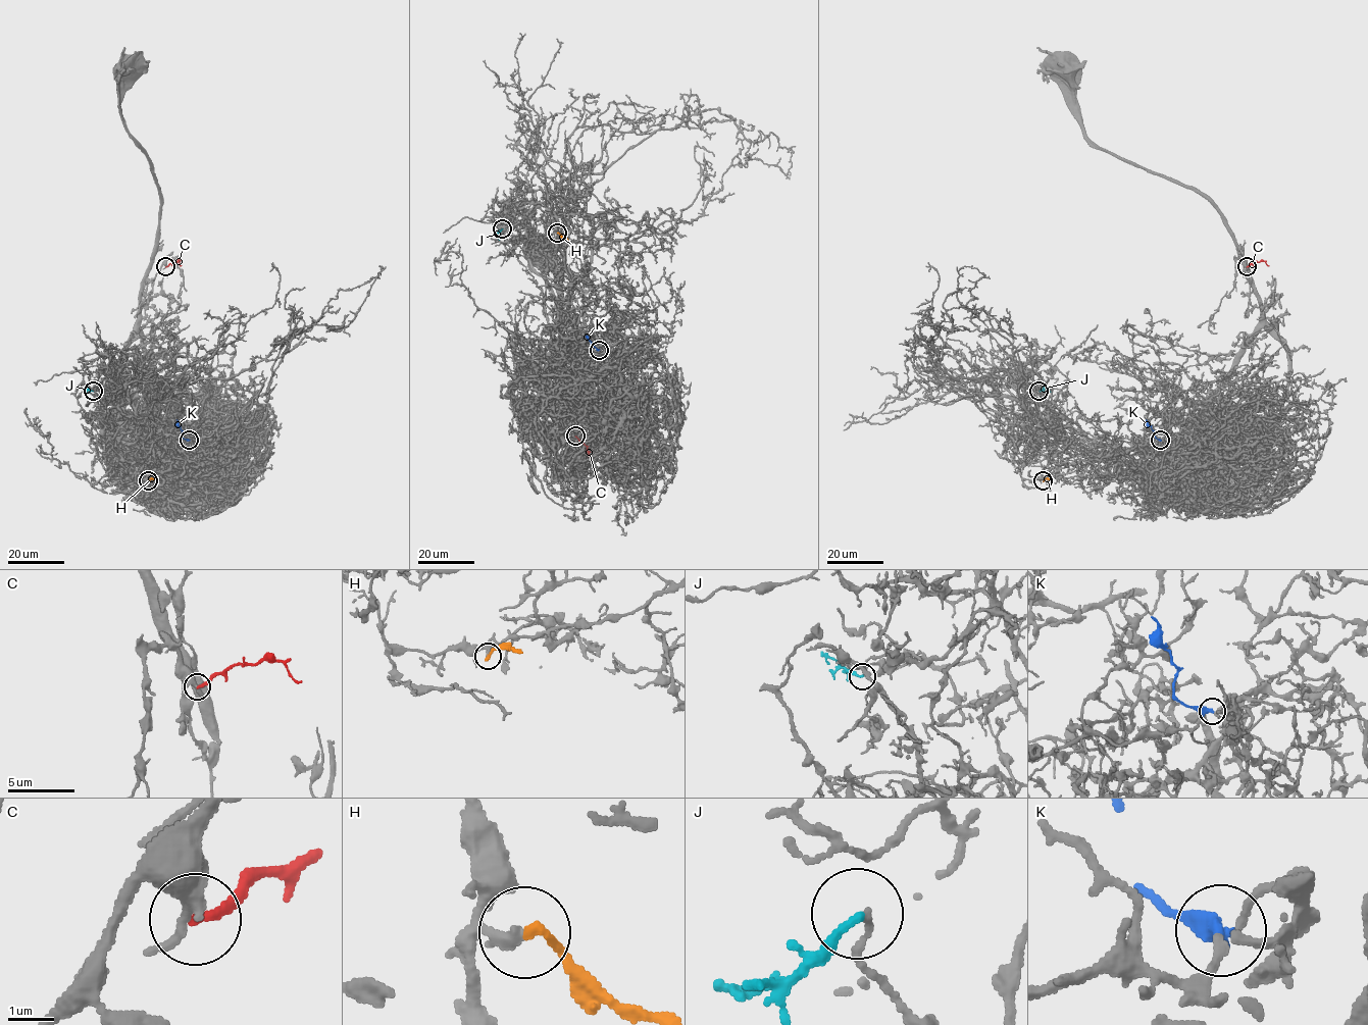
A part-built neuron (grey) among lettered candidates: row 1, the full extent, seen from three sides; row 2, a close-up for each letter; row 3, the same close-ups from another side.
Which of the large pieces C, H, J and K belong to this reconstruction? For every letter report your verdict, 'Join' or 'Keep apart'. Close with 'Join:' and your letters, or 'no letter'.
C: Keep apart
H: Join
J: Keep apart
K: Join
Join: H, K

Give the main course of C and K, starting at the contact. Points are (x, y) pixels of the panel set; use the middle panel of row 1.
C: (575, 436), (587, 446), (591, 458)
K: (599, 349), (586, 335)

